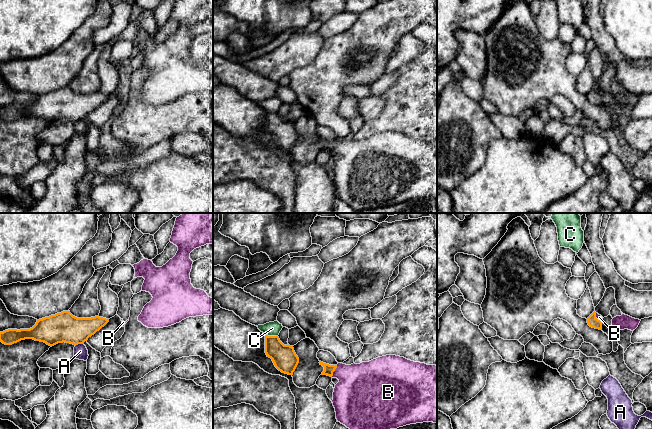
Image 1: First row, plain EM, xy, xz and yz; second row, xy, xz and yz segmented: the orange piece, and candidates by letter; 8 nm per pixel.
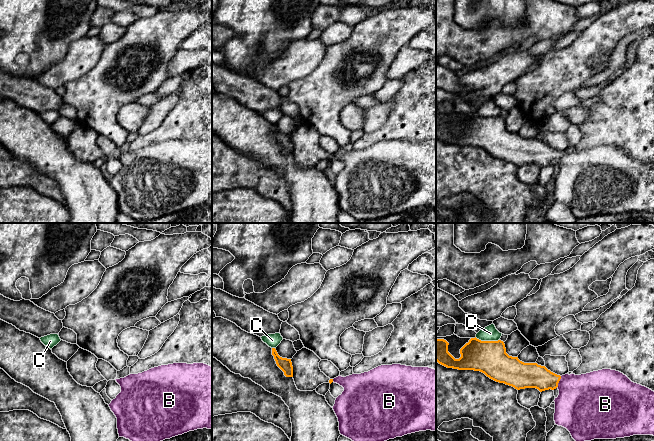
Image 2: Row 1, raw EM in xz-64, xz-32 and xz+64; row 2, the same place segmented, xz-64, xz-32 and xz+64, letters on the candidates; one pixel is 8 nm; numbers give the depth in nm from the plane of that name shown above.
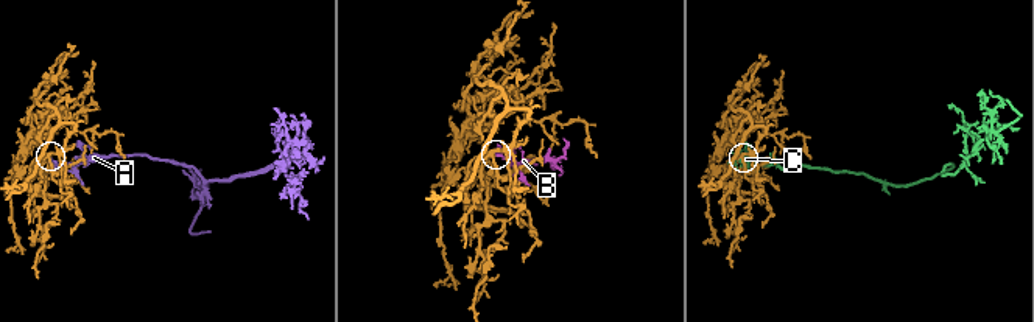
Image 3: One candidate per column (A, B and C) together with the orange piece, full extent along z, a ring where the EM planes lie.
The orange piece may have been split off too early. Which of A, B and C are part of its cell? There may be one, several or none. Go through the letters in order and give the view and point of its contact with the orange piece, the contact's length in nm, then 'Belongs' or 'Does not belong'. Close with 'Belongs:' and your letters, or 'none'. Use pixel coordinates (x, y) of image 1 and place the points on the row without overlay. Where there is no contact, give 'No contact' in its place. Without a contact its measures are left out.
A: Touches orange at xy (79, 119). Shared border 80 nm. Does not belong
B: Touches orange at xz (334, 146). Shared border 110 nm. Belongs
C: Touches orange at xz (272, 112). Shared border 100 nm. Does not belong
Belongs: B

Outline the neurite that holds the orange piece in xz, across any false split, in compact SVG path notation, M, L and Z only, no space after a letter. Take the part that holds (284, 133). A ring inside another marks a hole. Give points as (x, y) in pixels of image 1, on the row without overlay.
M265 112L265 129L282 149L293 151L299 134L293 122L284 121L278 112Z

